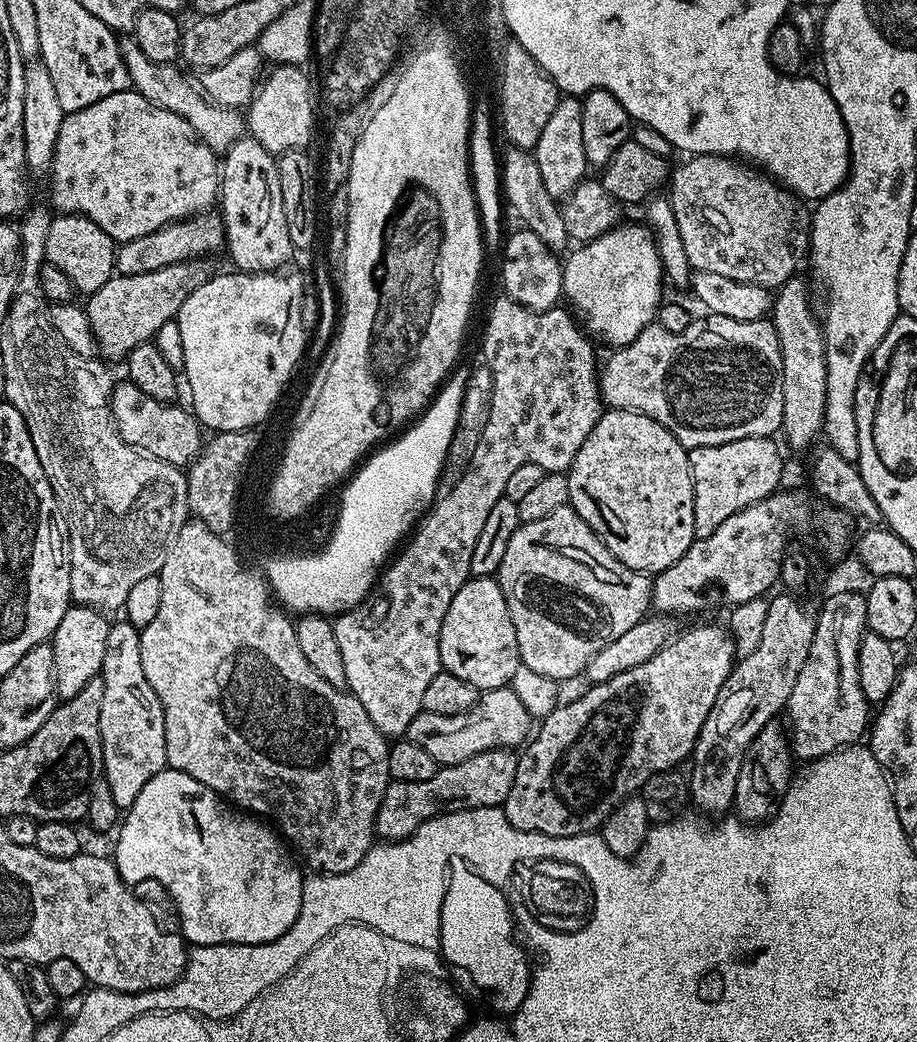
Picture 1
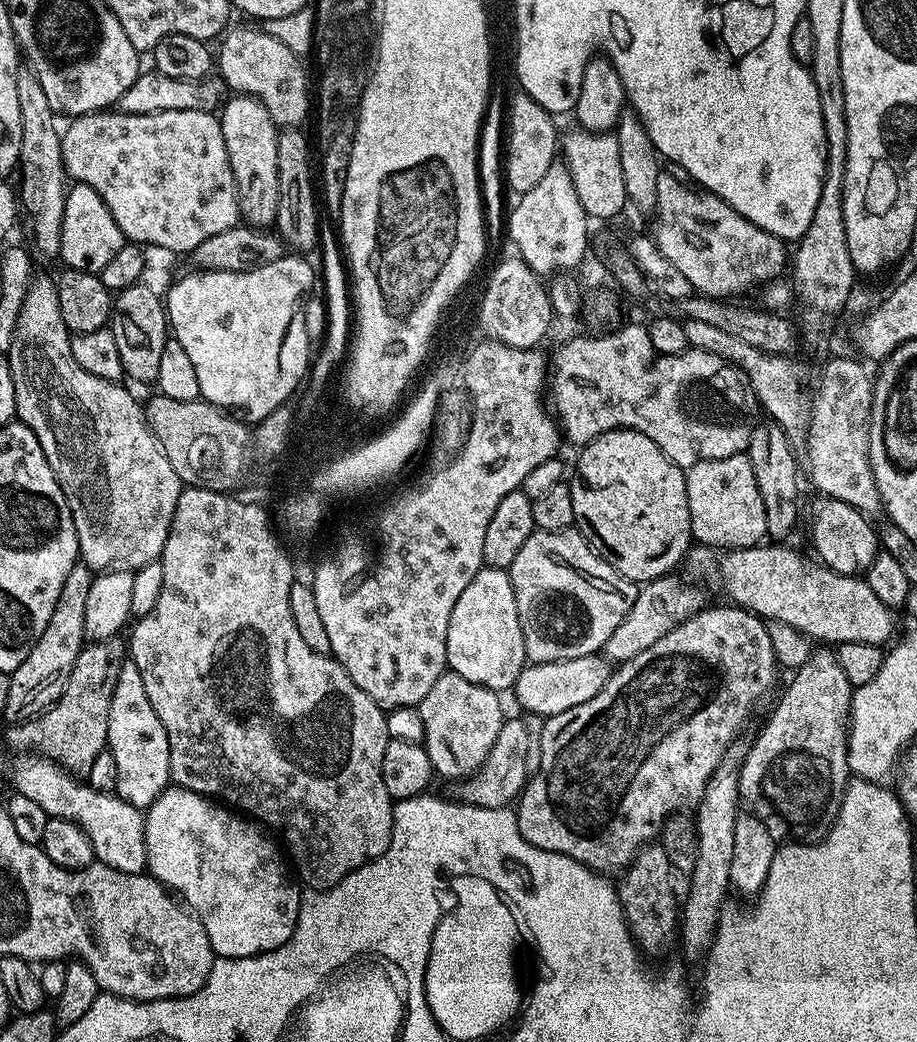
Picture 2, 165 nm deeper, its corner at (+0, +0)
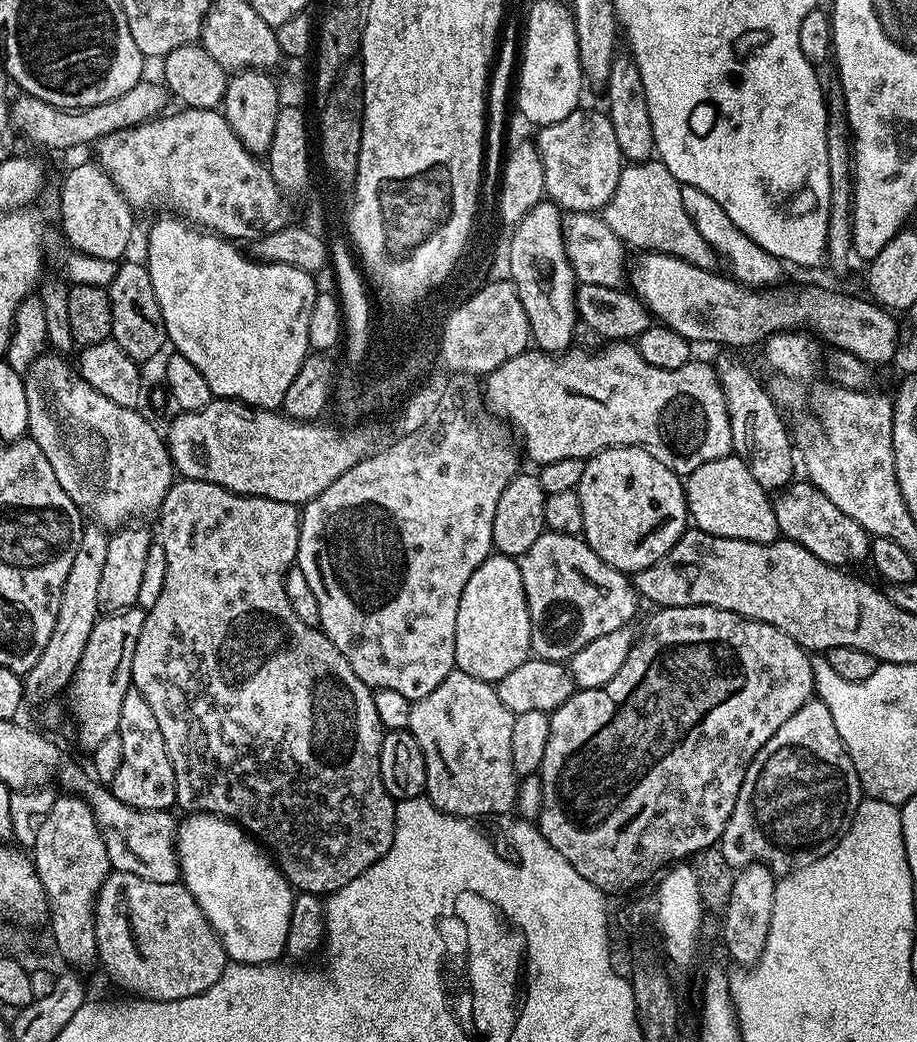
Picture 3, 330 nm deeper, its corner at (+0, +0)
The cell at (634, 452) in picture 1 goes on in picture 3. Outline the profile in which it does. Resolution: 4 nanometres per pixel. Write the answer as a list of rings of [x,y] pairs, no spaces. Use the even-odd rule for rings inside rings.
[[[605,448],[585,463],[580,484],[575,488],[582,502],[582,539],[611,568],[625,574],[635,574],[654,566],[678,542],[680,535],[689,527],[688,504],[684,500],[681,477],[672,472],[645,448]]]

